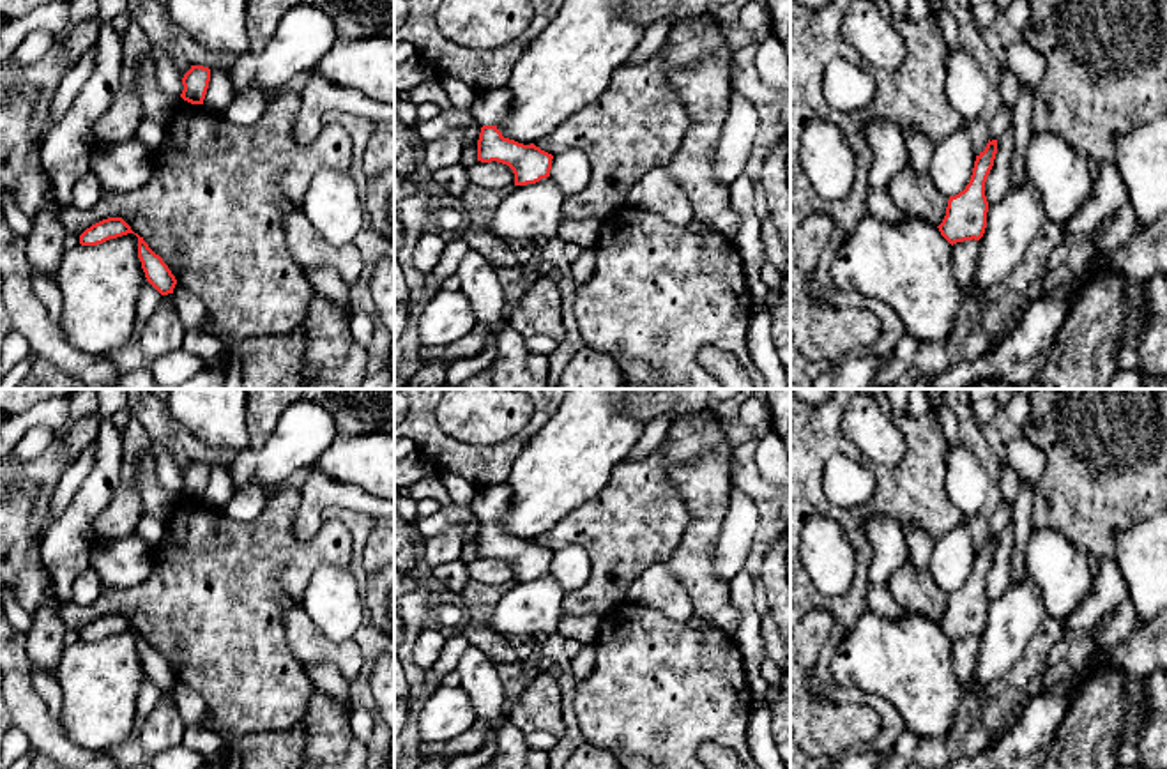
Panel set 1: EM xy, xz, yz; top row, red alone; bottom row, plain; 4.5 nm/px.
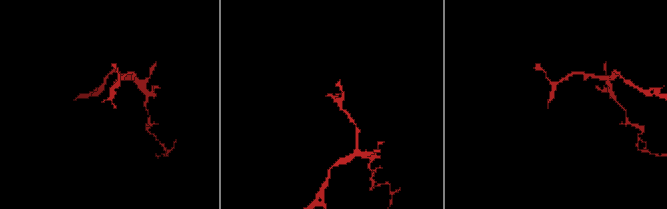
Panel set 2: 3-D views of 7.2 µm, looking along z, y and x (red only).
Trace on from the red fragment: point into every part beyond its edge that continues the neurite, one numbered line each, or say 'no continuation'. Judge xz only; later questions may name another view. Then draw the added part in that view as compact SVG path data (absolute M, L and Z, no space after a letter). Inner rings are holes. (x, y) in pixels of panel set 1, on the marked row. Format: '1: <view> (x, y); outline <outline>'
1: xz (490, 108); outline M506 85L502 88L477 92L477 97L469 111L481 126L500 126L502 120L507 117L509 108L511 108L511 90Z

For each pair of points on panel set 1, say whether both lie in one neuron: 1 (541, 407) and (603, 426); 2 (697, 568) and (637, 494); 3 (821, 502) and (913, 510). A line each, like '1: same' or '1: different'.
1: different
2: different
3: same

